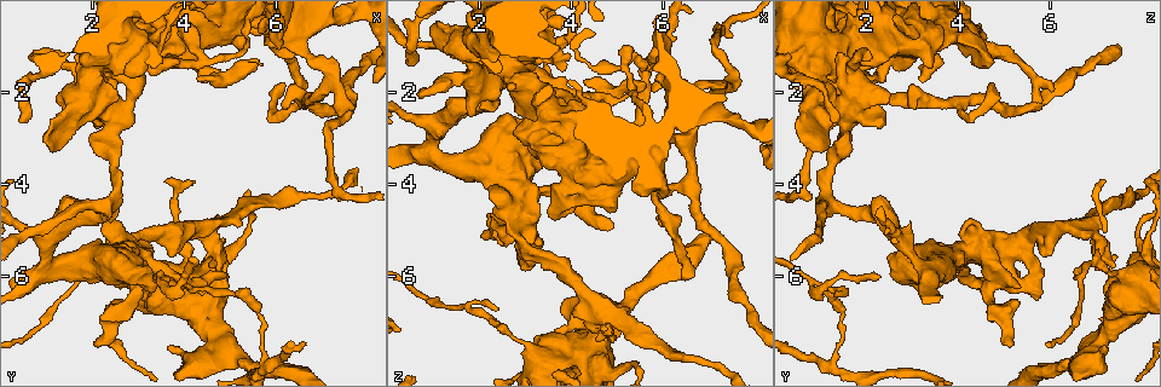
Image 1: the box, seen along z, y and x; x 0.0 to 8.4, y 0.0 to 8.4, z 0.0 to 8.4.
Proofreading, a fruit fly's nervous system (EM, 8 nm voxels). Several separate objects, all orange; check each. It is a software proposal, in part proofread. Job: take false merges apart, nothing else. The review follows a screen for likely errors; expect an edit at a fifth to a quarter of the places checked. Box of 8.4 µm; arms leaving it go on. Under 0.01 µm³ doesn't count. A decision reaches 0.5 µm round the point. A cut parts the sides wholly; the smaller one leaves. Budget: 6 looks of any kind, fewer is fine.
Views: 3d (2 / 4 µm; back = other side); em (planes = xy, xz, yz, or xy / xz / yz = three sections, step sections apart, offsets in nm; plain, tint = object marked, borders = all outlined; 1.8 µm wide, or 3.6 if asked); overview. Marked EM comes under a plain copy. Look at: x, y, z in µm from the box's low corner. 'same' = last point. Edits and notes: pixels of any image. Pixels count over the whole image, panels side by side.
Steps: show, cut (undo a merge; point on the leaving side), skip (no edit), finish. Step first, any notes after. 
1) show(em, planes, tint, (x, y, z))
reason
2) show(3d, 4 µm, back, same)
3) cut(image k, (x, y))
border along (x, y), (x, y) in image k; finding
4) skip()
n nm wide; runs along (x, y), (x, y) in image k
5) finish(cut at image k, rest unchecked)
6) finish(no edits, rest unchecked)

show(em, yz, step 16, tint, (1.80, 2.50, 1.15))
thick turns thin

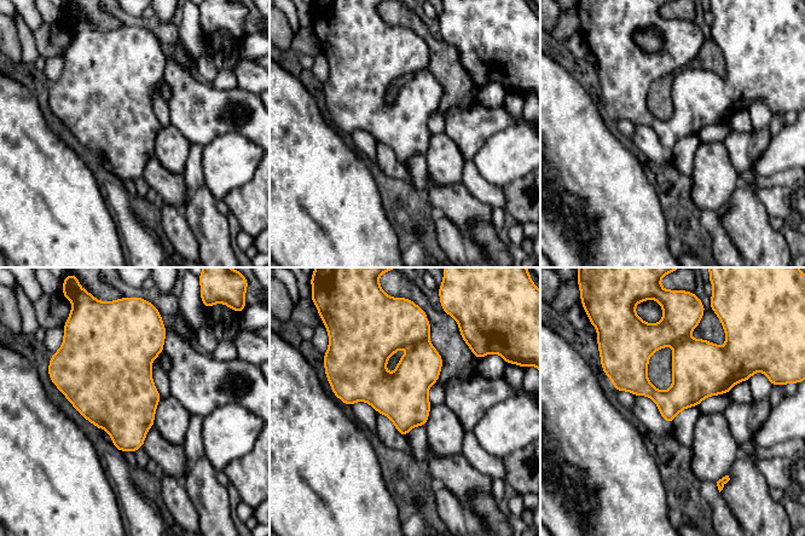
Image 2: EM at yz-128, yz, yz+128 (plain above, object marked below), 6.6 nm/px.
show(em, planes, tint, same)
another direction

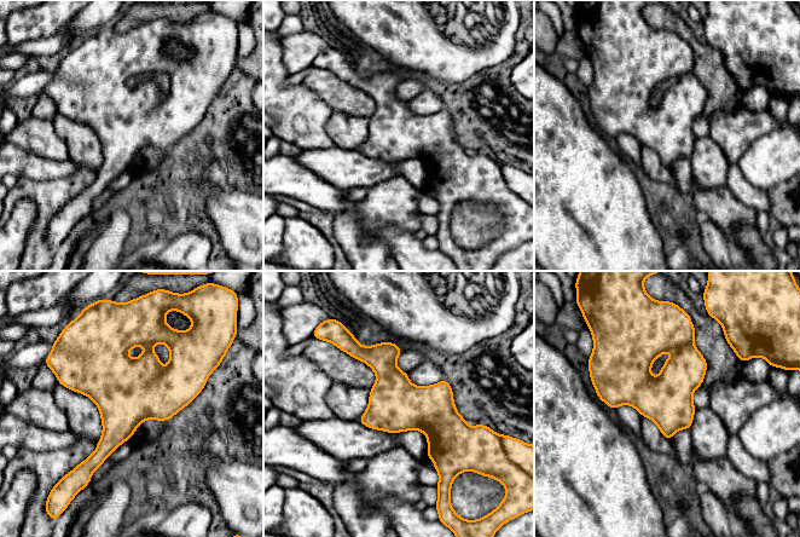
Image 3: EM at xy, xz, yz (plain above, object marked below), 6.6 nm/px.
skip()
320 nm wide; runs along (352, 352), (451, 432), (467, 432) in image 3; all the same neuron

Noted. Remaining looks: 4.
show(3d, 2 µm, (4.00, 6.20, 0.95))
branch point

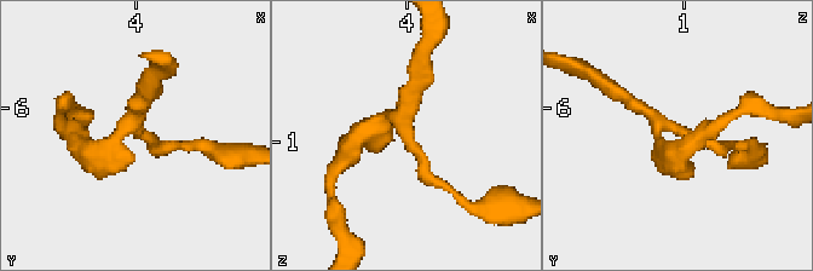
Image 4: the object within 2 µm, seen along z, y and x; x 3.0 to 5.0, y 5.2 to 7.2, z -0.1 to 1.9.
show(em, planes, tint, (4.02, 6.16, 0.92))
3 arms; now the EM

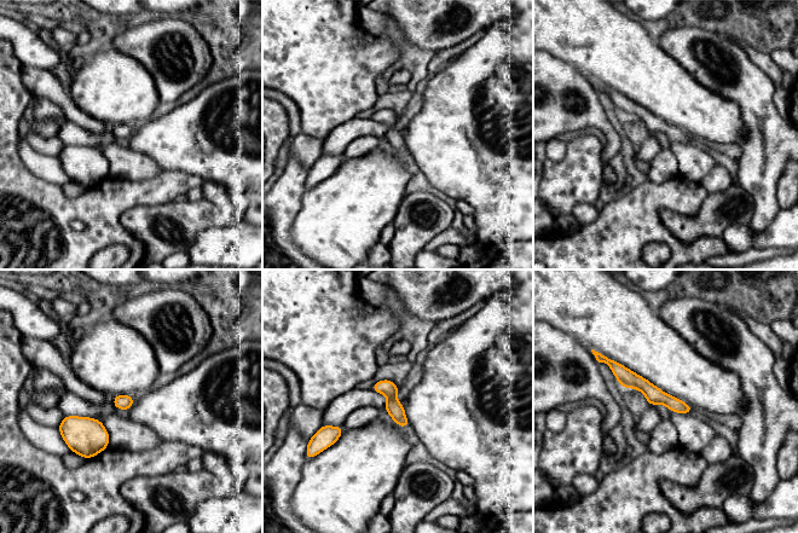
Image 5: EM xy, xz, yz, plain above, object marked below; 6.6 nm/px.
skip()
runs along (611, 363), (654, 395), (689, 410) in image 5; all the same neuron

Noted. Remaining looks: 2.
show(em, planes, tint, (4.55, 4.95, 6.70))
arms part here

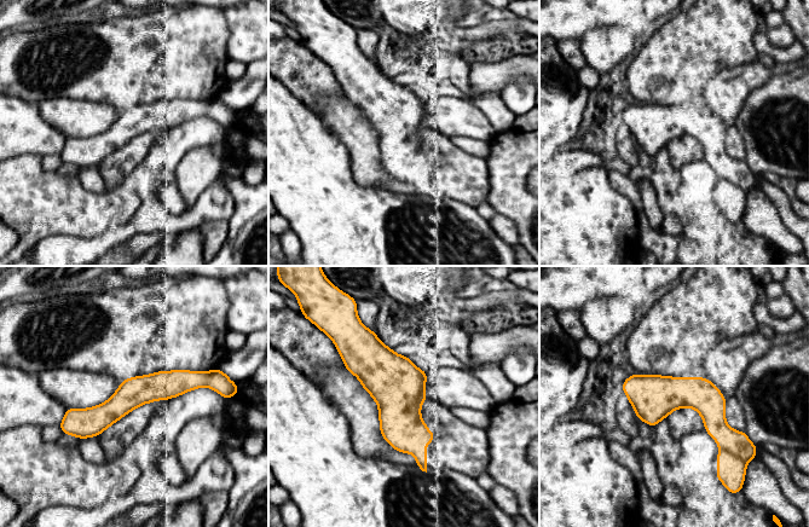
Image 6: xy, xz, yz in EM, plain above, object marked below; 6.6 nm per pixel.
cut(image 6, (731, 469))
a second neuron is stuck on

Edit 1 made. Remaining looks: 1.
finish(cut at image 6, rest unchecked)

